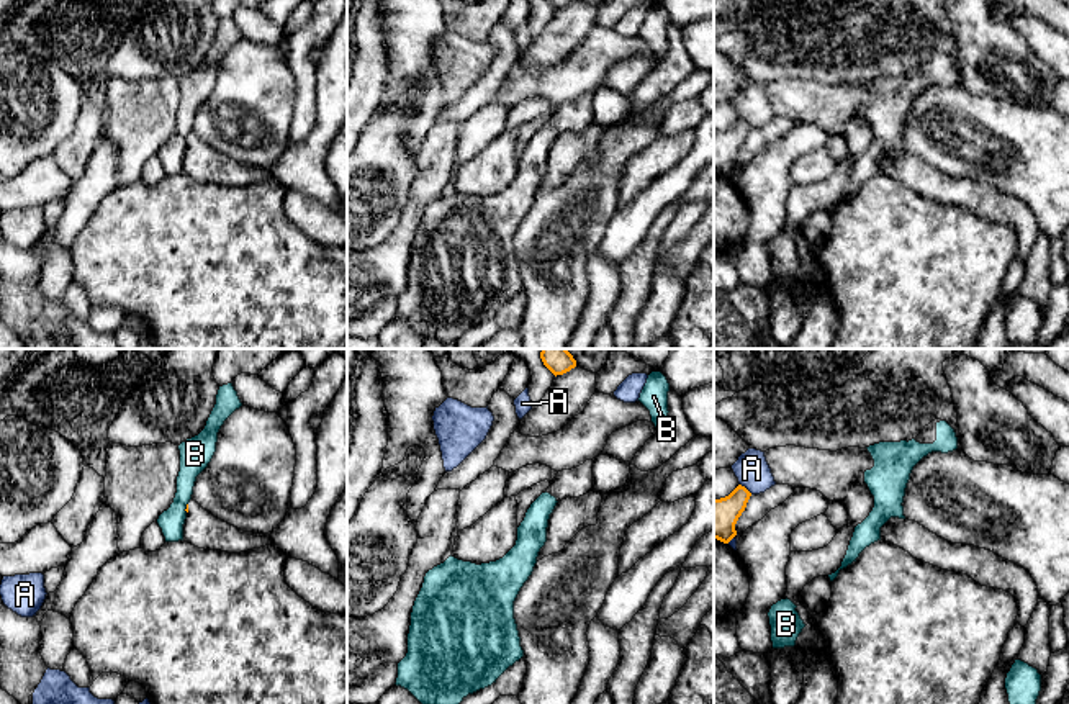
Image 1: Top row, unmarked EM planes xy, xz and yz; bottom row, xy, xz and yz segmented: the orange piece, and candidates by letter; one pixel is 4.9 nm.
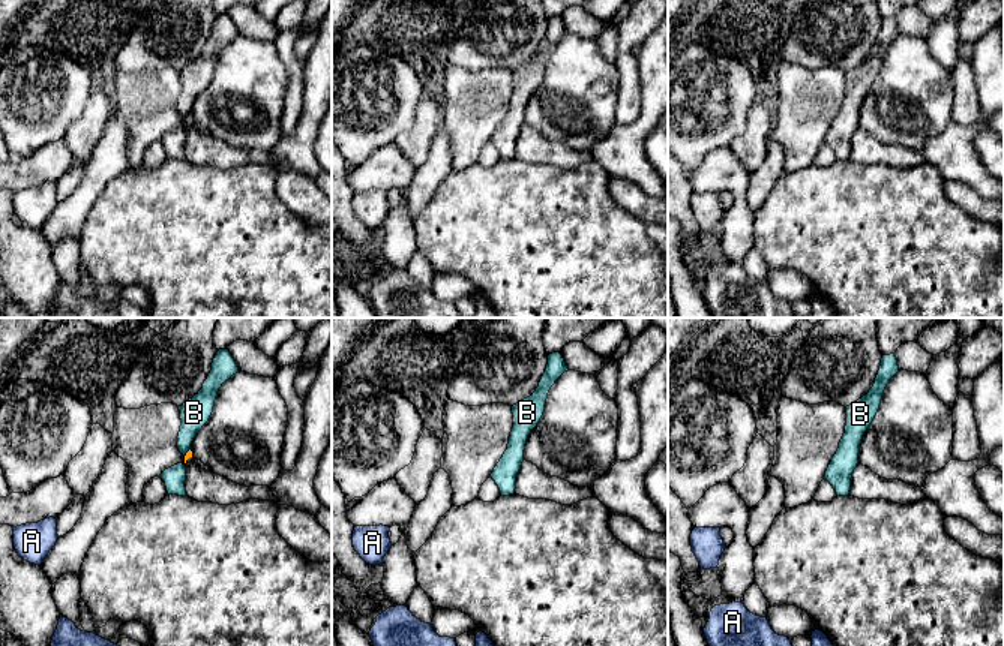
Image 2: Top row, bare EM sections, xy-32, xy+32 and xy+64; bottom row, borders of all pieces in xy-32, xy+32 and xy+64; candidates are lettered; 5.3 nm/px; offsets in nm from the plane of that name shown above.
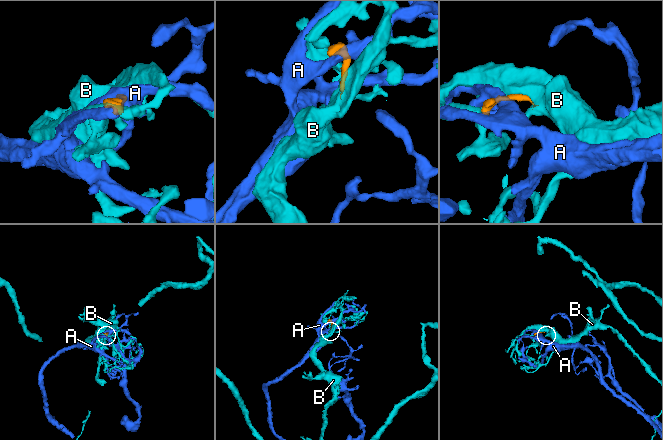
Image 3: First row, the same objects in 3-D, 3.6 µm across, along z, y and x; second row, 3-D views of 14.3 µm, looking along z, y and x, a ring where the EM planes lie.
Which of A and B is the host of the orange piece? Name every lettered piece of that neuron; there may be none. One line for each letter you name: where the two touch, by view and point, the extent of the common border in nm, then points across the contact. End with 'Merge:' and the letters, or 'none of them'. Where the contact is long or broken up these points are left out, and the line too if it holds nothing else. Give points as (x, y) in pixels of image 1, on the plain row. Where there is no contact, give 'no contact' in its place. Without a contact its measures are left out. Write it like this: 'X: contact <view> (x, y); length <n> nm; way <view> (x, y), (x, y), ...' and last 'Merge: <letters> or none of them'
Merge: none of them

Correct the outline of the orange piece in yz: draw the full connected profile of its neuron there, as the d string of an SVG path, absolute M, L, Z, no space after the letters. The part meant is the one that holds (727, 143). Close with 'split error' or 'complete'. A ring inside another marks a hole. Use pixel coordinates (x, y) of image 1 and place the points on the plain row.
M738 118L728 129L714 133L714 172L728 177L735 169L735 157L746 141L751 126Z; complete

